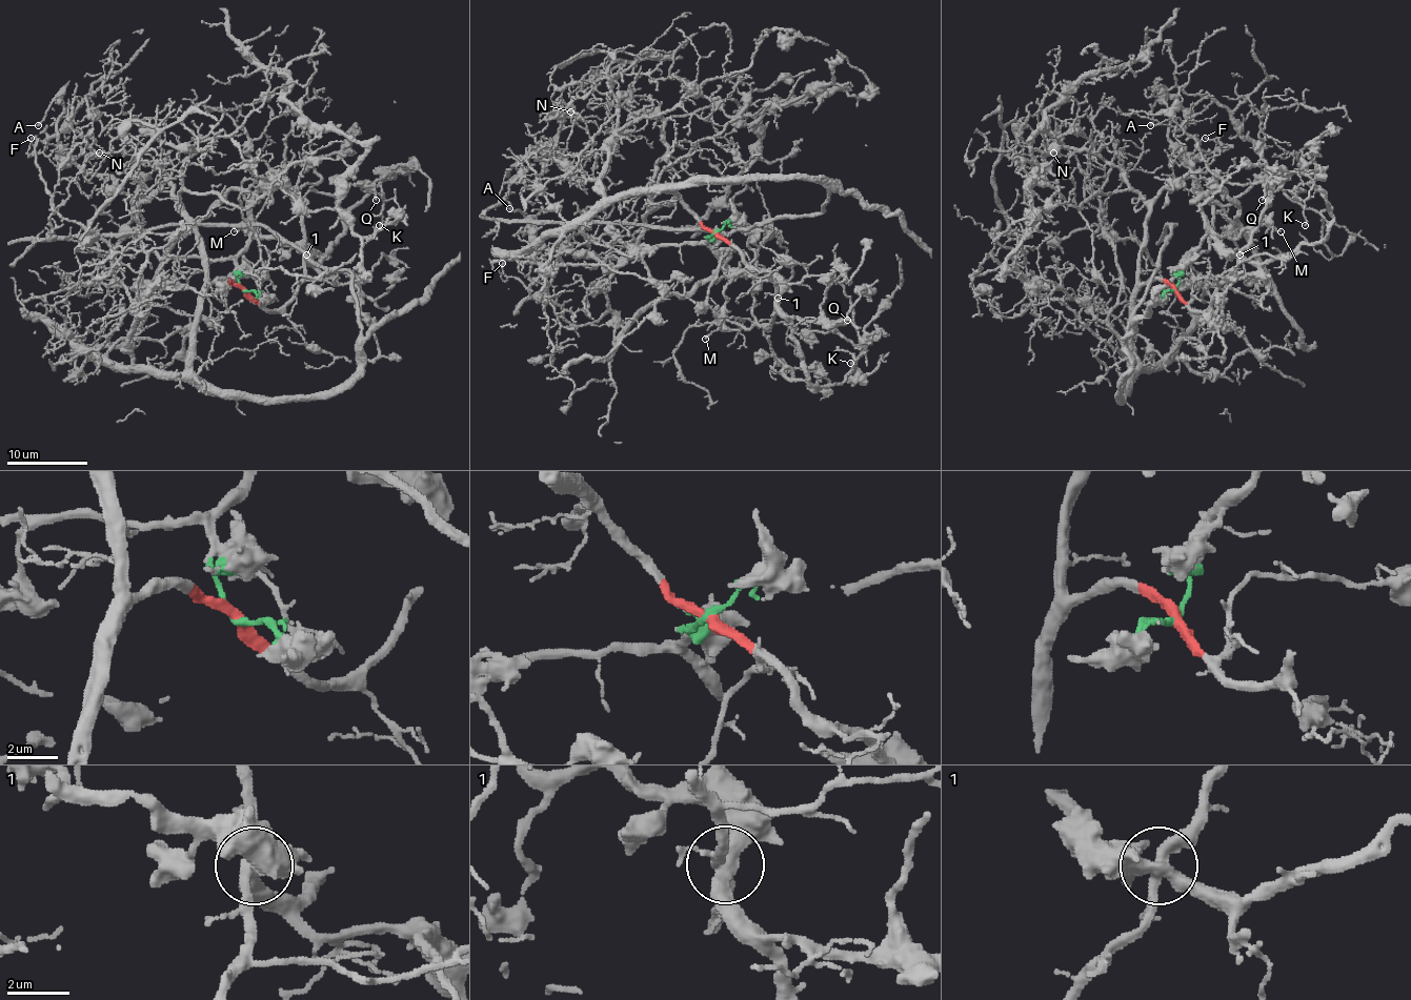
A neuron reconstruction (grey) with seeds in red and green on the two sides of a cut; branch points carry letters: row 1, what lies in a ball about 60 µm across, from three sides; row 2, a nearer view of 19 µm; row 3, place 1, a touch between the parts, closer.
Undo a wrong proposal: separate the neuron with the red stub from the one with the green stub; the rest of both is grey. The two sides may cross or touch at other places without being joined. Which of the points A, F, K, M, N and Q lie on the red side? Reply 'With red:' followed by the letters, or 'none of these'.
With red: N

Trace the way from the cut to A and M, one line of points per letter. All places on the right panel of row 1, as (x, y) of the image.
A: (1175, 289), (1186, 259), (1208, 247), (1212, 212), (1194, 166), (1168, 136), (1168, 105), (1160, 100), (1149, 126)
M: (1175, 289), (1184, 259), (1210, 232), (1236, 239), (1246, 228), (1267, 225), (1281, 230)

